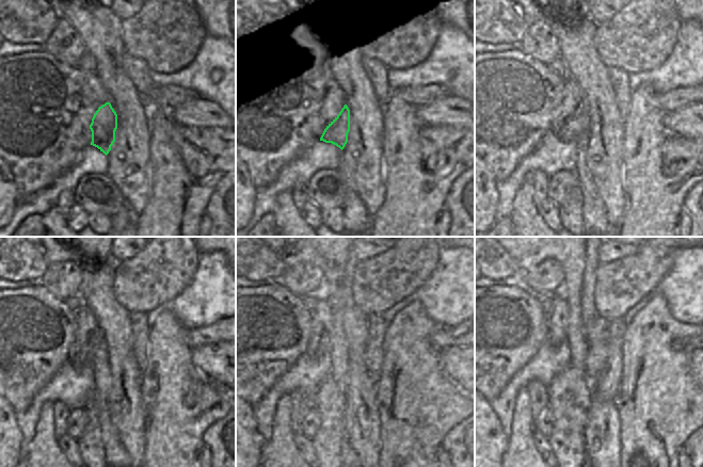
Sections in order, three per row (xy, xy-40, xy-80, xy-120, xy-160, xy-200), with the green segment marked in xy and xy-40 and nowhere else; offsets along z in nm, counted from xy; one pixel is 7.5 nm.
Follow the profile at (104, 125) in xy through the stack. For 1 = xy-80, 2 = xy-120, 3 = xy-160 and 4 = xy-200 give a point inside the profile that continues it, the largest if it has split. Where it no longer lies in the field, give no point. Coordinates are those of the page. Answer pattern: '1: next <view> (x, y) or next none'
1: next xy-80 (577, 125)
2: next xy-120 (88, 336)
3: next xy-160 (319, 342)
4: next xy-200 (558, 319)

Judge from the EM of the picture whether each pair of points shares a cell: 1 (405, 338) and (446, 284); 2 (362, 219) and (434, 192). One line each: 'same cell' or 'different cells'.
1: different cells
2: different cells

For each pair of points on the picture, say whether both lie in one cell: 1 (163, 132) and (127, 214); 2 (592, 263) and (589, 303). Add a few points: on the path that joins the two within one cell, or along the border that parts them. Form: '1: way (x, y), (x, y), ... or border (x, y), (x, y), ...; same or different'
1: border (137, 215), (133, 223); different
2: way (589, 273), (589, 293); same

